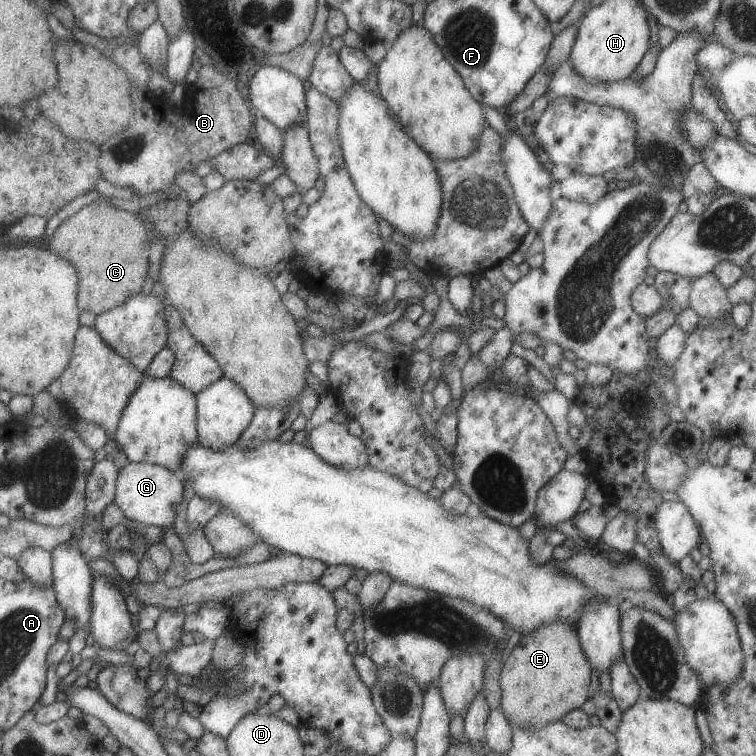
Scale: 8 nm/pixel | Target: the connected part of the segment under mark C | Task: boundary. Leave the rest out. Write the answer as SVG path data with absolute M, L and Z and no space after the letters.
M100 194L63 220L46 246L51 253L67 260L76 269L77 307L94 315L112 310L127 301L131 294L139 293L148 270L148 260L143 251L149 245L143 221L137 214L112 206L108 200Z

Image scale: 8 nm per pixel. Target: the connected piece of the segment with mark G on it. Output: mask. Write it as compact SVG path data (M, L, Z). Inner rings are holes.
M130 462L119 469L113 503L131 521L151 525L162 530L174 524L176 508L183 500L183 484L177 473L150 463Z

